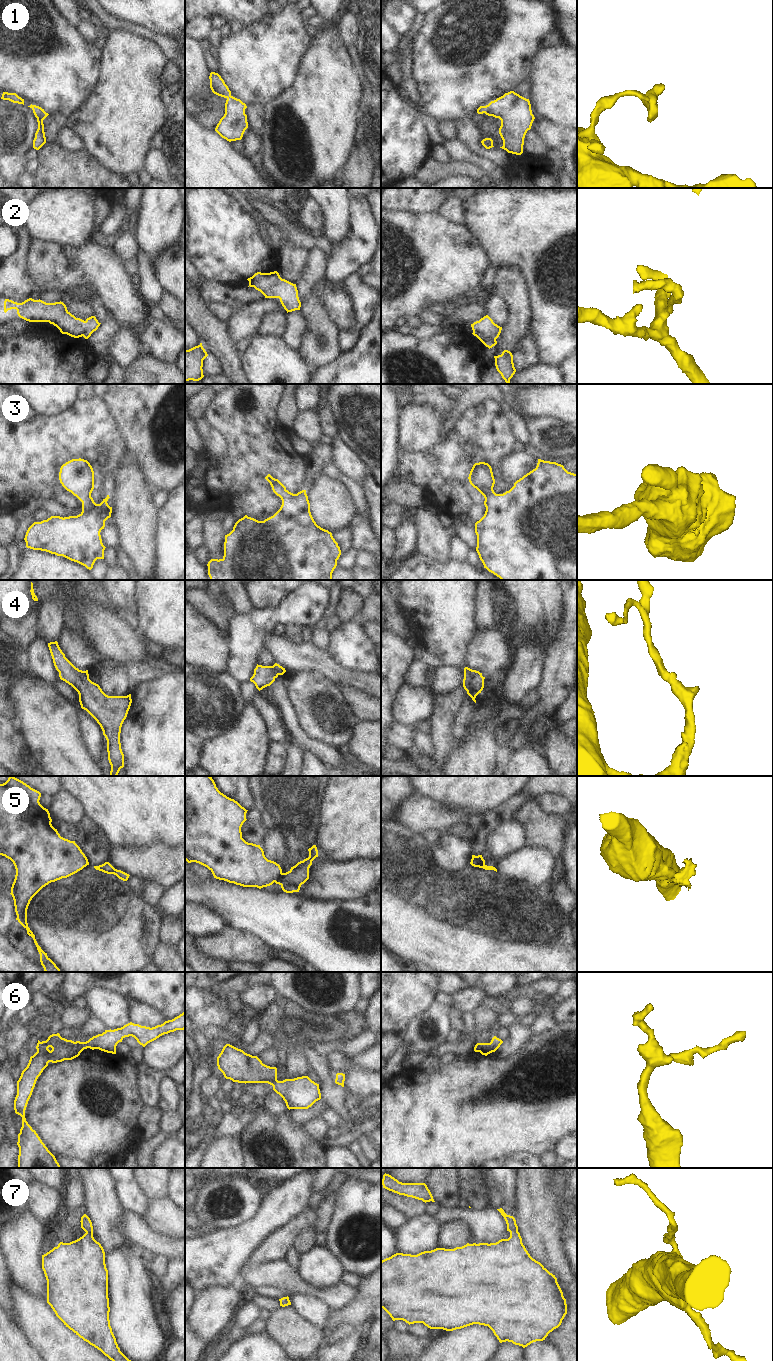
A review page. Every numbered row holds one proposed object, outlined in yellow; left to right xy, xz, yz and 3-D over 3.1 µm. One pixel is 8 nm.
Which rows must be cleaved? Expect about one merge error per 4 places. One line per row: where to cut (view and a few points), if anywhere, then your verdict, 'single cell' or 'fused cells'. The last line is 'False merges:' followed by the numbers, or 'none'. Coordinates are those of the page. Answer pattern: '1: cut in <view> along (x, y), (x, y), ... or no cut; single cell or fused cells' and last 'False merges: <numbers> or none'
1: no cut; single cell
2: no cut; single cell
3: no cut; single cell
4: no cut; single cell
5: cut in xz along (281, 872), (281, 876), (275, 882); fused cells
6: cut in xy along (77, 1041), (84, 1048); fused cells
7: no cut; single cell
False merges: 5, 6

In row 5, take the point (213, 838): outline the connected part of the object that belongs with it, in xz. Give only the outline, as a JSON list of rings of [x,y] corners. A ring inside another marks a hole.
[[[185,776],[185,860],[207,867],[216,879],[261,889],[279,880],[282,869],[265,857],[260,845],[248,843],[242,838],[241,827],[247,820],[247,811],[237,801],[221,793],[211,776]]]

